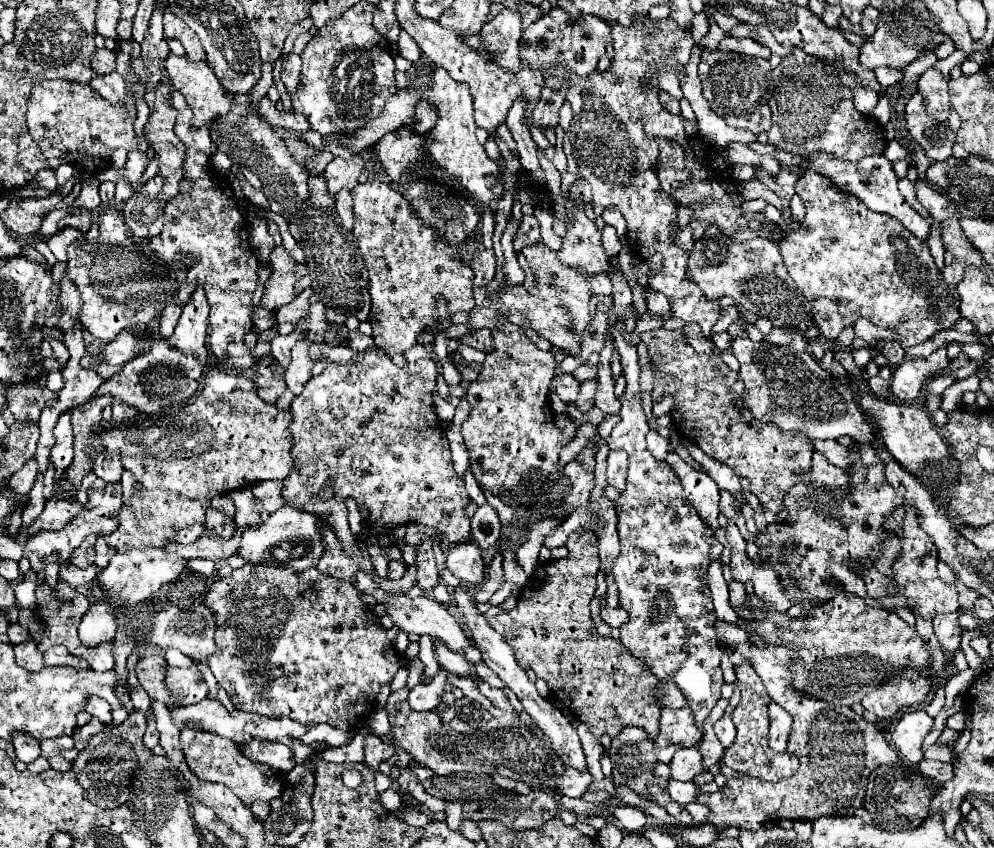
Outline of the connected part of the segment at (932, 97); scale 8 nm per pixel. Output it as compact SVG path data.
M931 67L921 75L917 85L927 105L927 113L931 113L931 117L935 117L937 121L945 121L949 117L951 105L947 95L947 81L943 79L943 75Z

